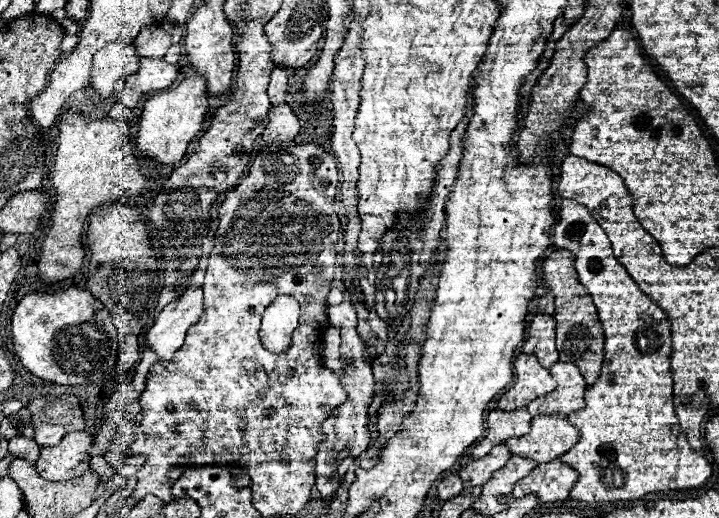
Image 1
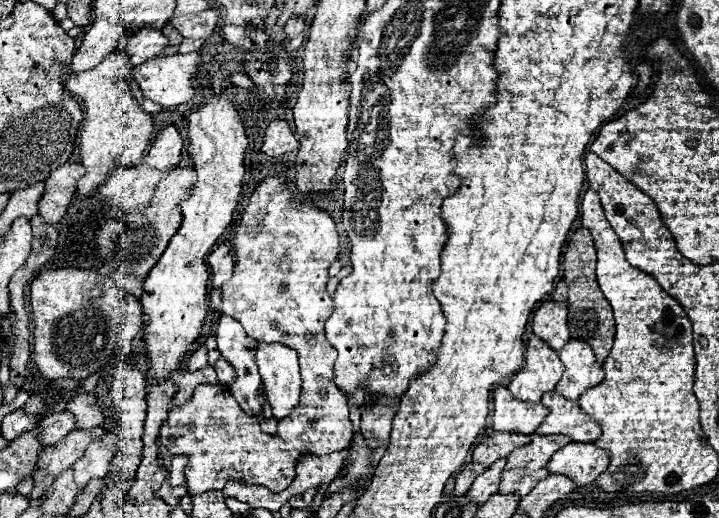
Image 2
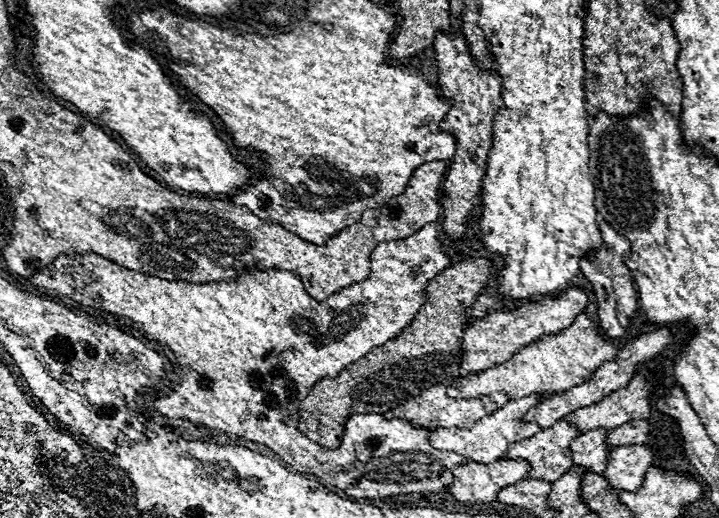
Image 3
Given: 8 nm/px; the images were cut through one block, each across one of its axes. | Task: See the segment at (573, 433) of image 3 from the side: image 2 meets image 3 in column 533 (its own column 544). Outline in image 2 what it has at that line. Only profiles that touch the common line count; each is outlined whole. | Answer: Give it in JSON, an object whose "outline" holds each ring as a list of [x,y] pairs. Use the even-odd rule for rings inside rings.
{"outline":[[[532,434],[532,442],[514,450],[506,458],[506,468],[502,470],[502,480],[498,494],[516,494],[526,496],[542,478],[548,476],[546,464],[550,456],[566,446],[570,438],[562,436],[538,436]]]}

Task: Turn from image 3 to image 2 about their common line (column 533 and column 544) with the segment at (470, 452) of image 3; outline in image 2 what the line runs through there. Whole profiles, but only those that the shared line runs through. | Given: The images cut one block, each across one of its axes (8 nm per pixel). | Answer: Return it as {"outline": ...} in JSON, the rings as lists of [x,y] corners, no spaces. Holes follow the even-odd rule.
{"outline":[[[550,392],[544,394],[542,404],[548,406],[550,414],[546,416],[546,422],[538,426],[536,434],[562,434],[568,436],[572,442],[596,442],[600,438],[600,426],[590,416],[586,416],[576,402],[570,402],[564,396]]]}

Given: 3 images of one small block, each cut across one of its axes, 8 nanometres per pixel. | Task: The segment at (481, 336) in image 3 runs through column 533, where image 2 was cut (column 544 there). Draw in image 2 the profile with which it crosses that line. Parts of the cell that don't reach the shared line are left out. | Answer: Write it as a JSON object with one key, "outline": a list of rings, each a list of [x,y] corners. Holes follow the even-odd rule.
{"outline":[[[542,302],[532,320],[532,332],[550,344],[552,350],[562,350],[570,340],[568,326],[568,306],[564,302]]]}

